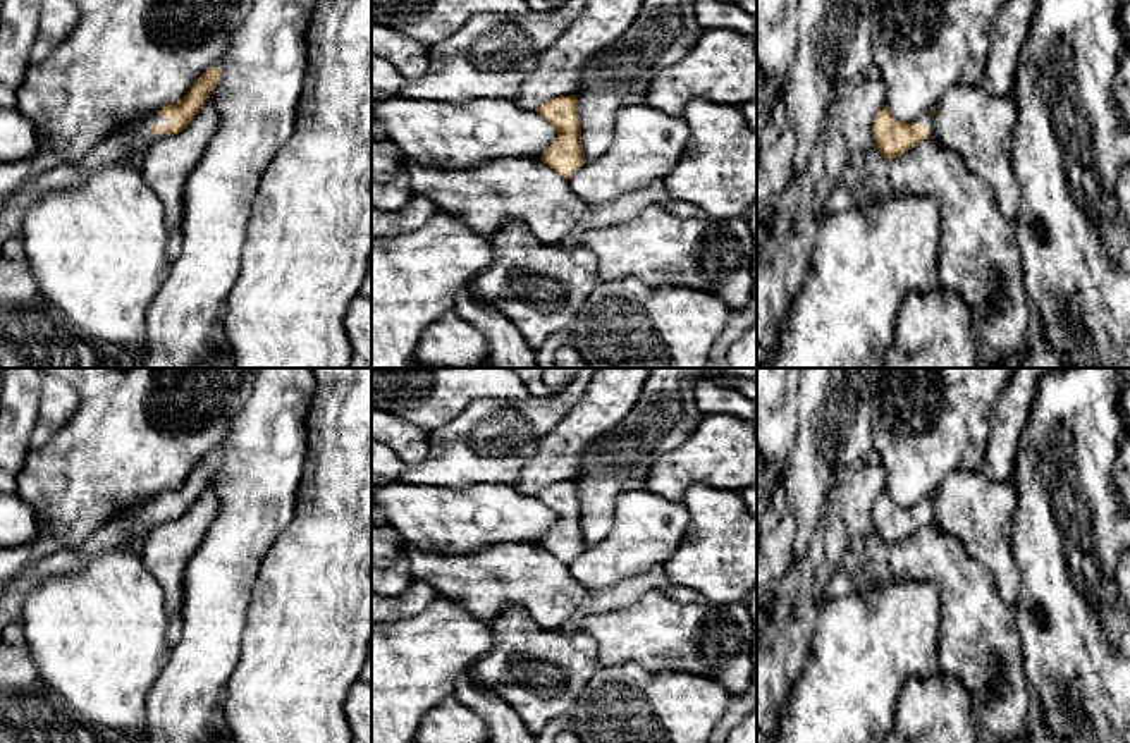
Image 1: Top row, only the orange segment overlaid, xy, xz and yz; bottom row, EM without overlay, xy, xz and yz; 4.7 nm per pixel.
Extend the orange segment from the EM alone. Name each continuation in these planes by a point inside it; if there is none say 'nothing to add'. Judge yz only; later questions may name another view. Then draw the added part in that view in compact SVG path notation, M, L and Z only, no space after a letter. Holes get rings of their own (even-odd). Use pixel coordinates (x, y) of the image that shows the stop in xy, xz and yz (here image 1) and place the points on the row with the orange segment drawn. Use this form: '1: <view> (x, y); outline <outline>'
1: yz (926, 117); outline M925 112L920 117L917 117L913 122L915 124L927 124L929 126L929 132L927 132L925 139L934 138L934 115L930 115L929 112Z

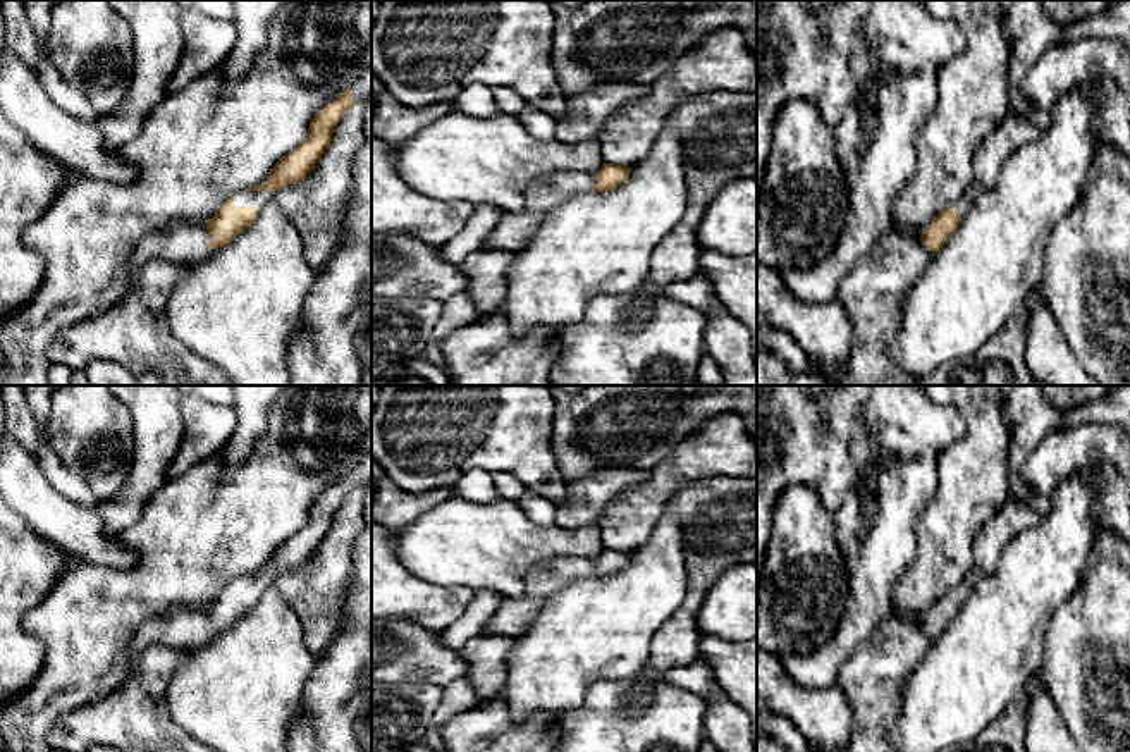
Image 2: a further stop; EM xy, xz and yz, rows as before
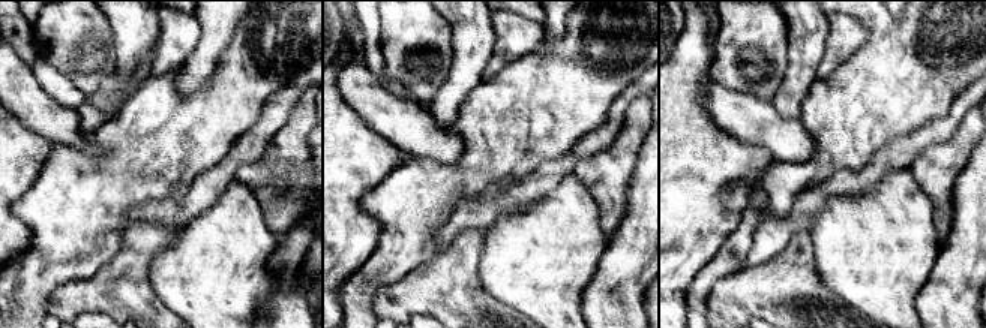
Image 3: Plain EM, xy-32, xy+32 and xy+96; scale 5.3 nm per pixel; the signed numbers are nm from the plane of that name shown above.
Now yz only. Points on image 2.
1: yz (964, 203); outline M973 181L967 188L967 191L958 200L953 201L953 212L963 219L975 203L975 200L979 198L979 194L982 193L982 189L984 188L977 181Z

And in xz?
1: xz (515, 229); outline M556 172L530 182L525 206L519 212L502 212L483 248L521 251L552 208L562 205L571 194L592 191L595 191L595 174L585 172Z

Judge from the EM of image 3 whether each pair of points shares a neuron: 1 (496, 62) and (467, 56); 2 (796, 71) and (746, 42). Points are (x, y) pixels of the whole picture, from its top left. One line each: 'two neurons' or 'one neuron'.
1: two neurons
2: two neurons

